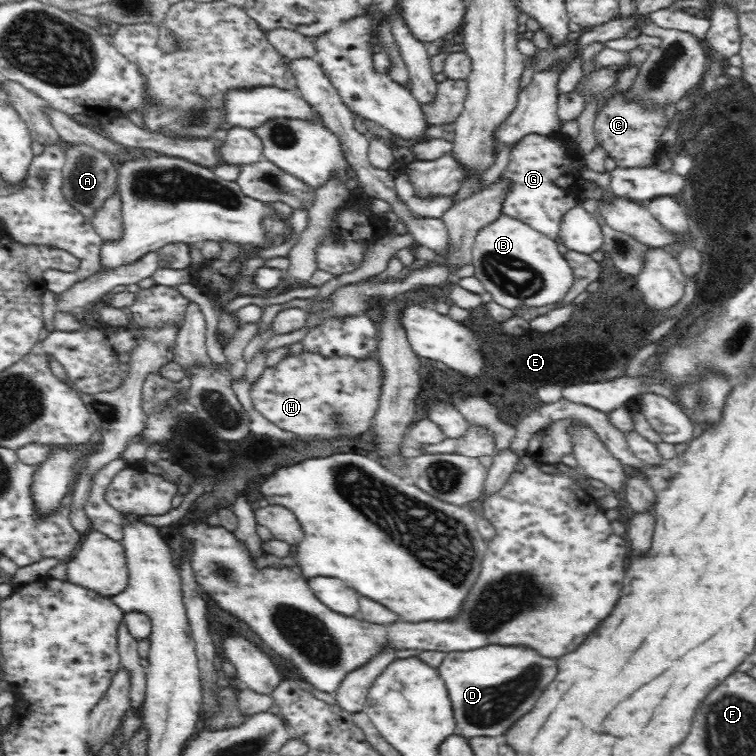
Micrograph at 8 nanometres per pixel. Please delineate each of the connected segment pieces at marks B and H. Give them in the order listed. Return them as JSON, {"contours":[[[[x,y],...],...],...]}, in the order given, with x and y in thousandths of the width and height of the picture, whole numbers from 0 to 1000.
{"contours":[[[[667,282],[631,304],[624,333],[628,366],[667,407],[722,406],[743,397],[757,378],[758,357],[738,331],[738,320]]],[[[399,466],[392,470],[380,468],[365,484],[353,484],[349,492],[332,505],[331,521],[336,540],[368,566],[389,574],[390,582],[426,585],[468,582],[489,571],[505,521],[503,511],[505,511],[503,485],[500,478],[492,472],[471,476],[463,470],[430,472],[423,467]]]]}

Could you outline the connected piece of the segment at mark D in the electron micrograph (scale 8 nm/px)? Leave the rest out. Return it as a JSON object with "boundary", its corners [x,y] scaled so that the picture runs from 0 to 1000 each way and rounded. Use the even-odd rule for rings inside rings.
{"boundary":[[[649,852],[616,862],[595,862],[582,881],[603,952],[616,974],[659,974],[677,955],[701,942],[709,921],[722,913],[722,905],[738,894],[738,872],[712,865],[696,853]]]}

